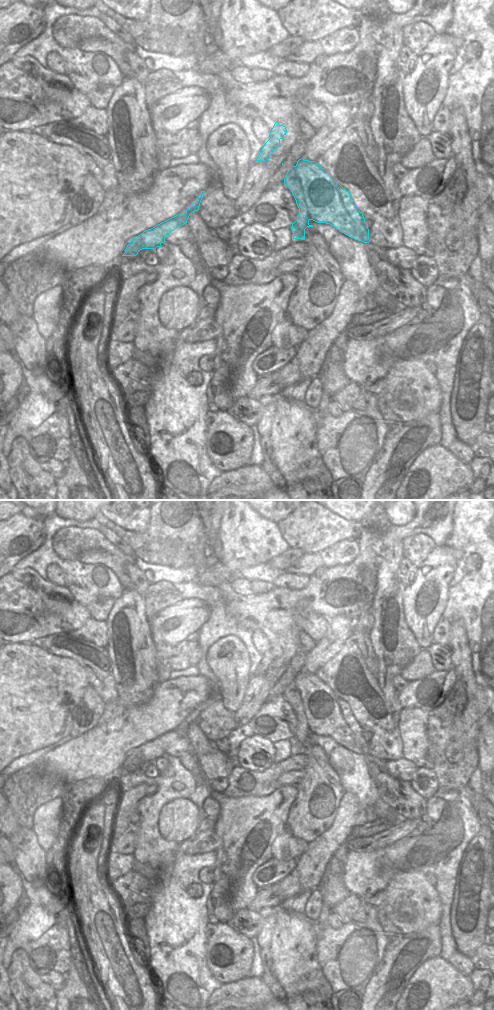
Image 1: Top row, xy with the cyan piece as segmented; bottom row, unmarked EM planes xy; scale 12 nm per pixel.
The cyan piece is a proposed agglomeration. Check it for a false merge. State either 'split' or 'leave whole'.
split

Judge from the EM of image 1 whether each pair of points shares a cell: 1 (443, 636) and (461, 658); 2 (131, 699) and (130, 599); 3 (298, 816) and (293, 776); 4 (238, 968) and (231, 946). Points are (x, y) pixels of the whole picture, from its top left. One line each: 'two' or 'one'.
1: two
2: one
3: two
4: one

